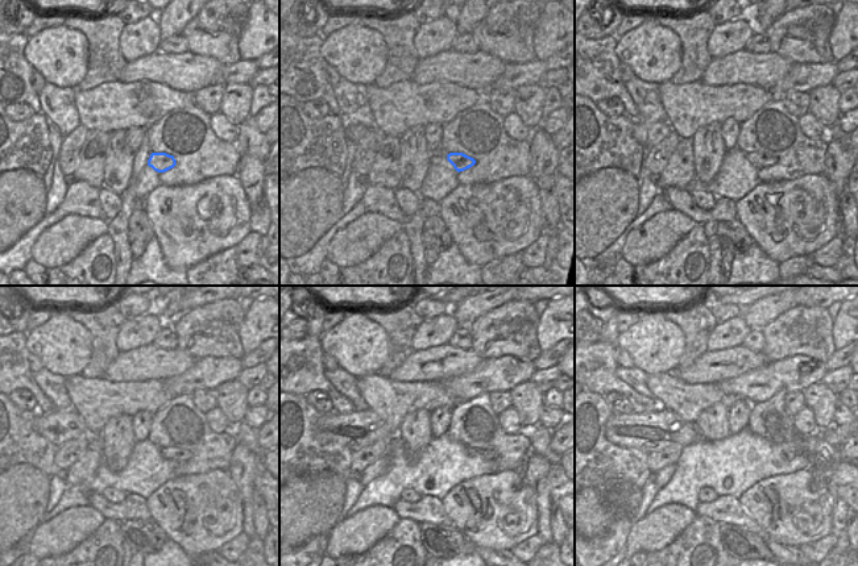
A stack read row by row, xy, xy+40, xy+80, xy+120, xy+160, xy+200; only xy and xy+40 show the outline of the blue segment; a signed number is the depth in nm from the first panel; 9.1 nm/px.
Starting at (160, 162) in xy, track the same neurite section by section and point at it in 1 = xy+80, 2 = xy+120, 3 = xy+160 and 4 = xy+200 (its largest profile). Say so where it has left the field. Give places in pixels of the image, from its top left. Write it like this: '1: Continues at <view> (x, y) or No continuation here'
1: Continues at xy+80 (759, 161)
2: Continues at xy+120 (177, 454)
3: Continues at xy+160 (489, 456)
4: Continues at xy+200 (799, 462)

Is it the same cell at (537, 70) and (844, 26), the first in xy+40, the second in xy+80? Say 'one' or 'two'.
two

